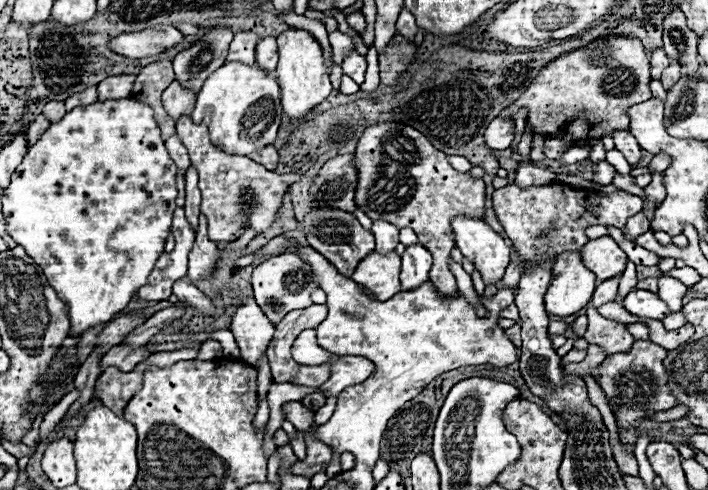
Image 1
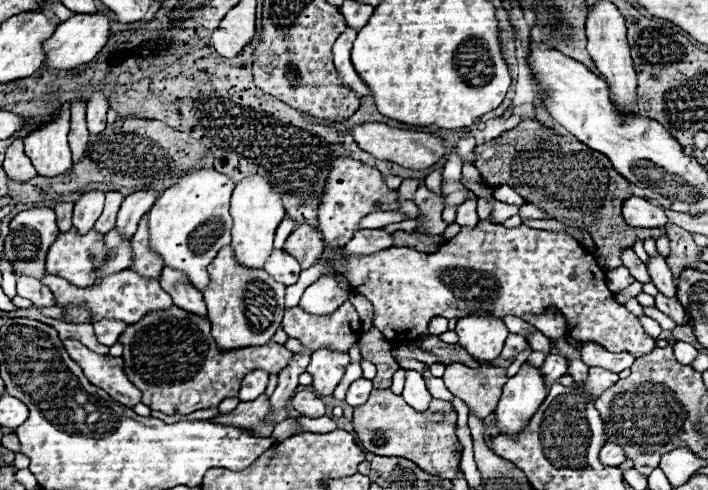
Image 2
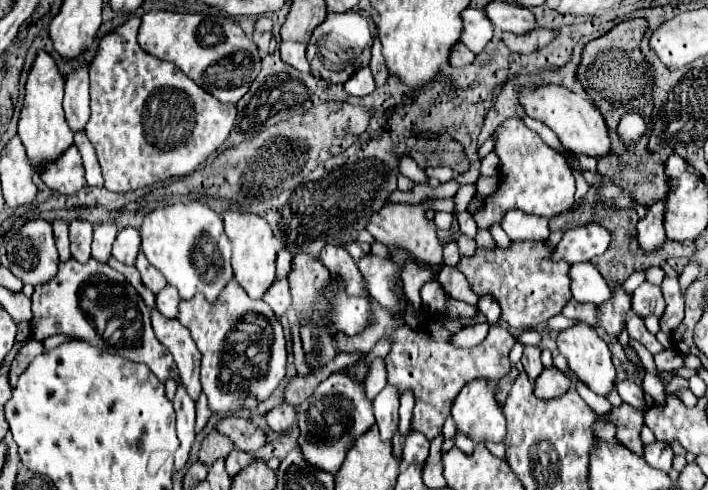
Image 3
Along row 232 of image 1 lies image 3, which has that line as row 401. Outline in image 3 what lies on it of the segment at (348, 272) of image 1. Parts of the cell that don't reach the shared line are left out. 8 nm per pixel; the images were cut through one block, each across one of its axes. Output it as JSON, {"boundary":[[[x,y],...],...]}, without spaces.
{"boundary":[[[340,370],[330,378],[320,382],[316,392],[298,408],[298,428],[300,428],[300,450],[304,458],[322,470],[332,474],[342,466],[348,448],[374,424],[372,402],[366,398],[364,384],[356,380],[354,372]]]}

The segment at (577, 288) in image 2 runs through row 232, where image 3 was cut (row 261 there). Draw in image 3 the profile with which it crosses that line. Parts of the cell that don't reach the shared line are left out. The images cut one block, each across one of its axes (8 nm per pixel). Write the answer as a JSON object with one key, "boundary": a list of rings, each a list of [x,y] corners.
{"boundary":[[[522,240],[512,242],[508,248],[496,246],[494,250],[476,248],[474,256],[460,256],[456,268],[466,274],[476,294],[490,294],[502,308],[502,320],[514,330],[522,332],[534,328],[548,318],[560,314],[560,310],[572,298],[570,294],[570,264],[566,260],[552,260],[556,246],[544,240]]]}

